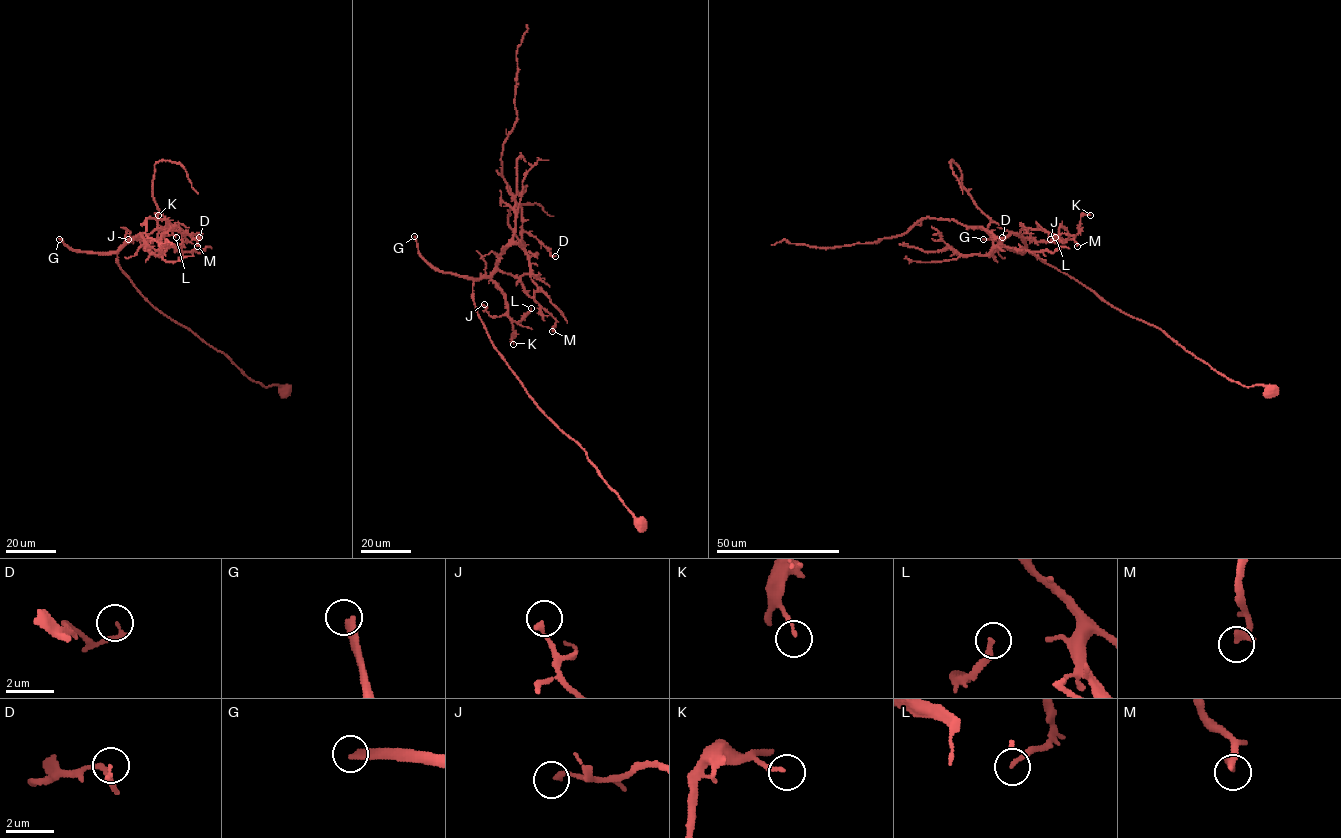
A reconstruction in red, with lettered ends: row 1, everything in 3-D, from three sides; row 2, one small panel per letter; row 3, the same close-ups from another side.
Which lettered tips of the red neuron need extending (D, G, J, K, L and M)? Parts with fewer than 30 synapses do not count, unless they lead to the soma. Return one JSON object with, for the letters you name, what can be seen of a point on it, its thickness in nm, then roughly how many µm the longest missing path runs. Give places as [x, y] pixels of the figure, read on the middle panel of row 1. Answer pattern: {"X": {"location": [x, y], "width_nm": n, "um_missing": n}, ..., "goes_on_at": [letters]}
{"G": {"location": [414, 236], "width_nm": 300, "um_missing": 200}, "goes_on_at": ["G"]}

